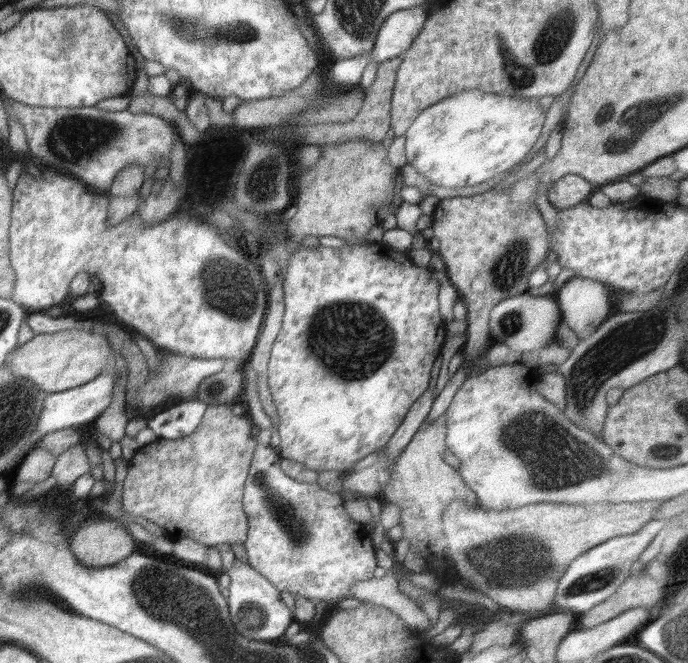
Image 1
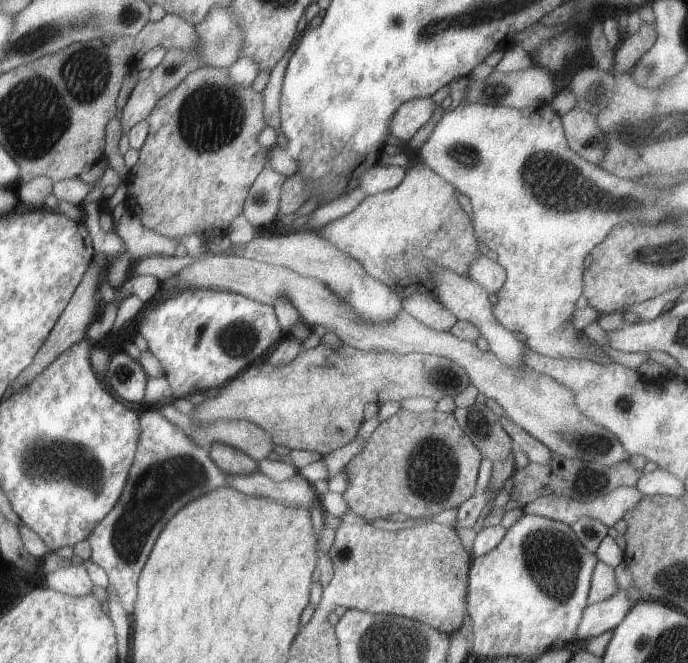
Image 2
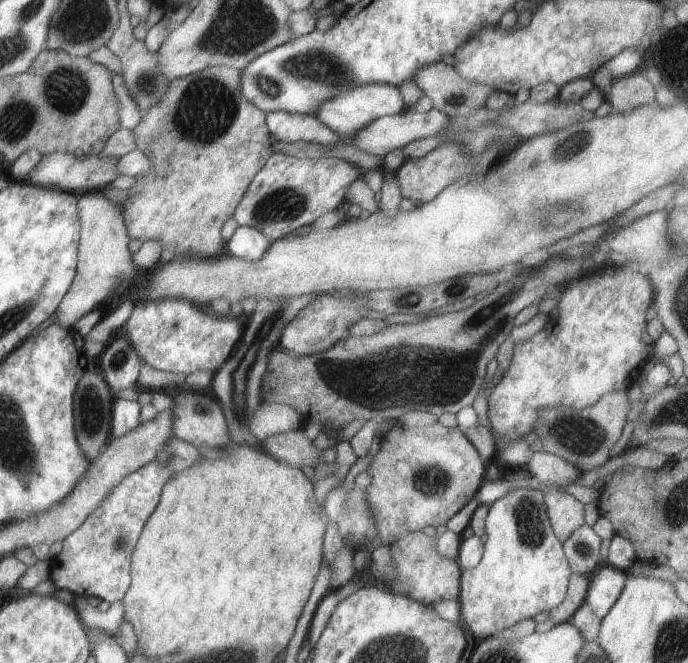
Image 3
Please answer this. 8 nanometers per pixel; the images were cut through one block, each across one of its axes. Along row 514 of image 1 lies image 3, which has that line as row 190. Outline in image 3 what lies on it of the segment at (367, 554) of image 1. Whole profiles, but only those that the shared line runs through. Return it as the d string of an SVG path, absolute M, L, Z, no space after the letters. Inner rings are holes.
M274 153L253 176L234 211L239 225L257 228L271 241L287 237L300 226L307 227L327 212L332 212L346 198L350 184L364 171L347 160L336 157L298 158Z

